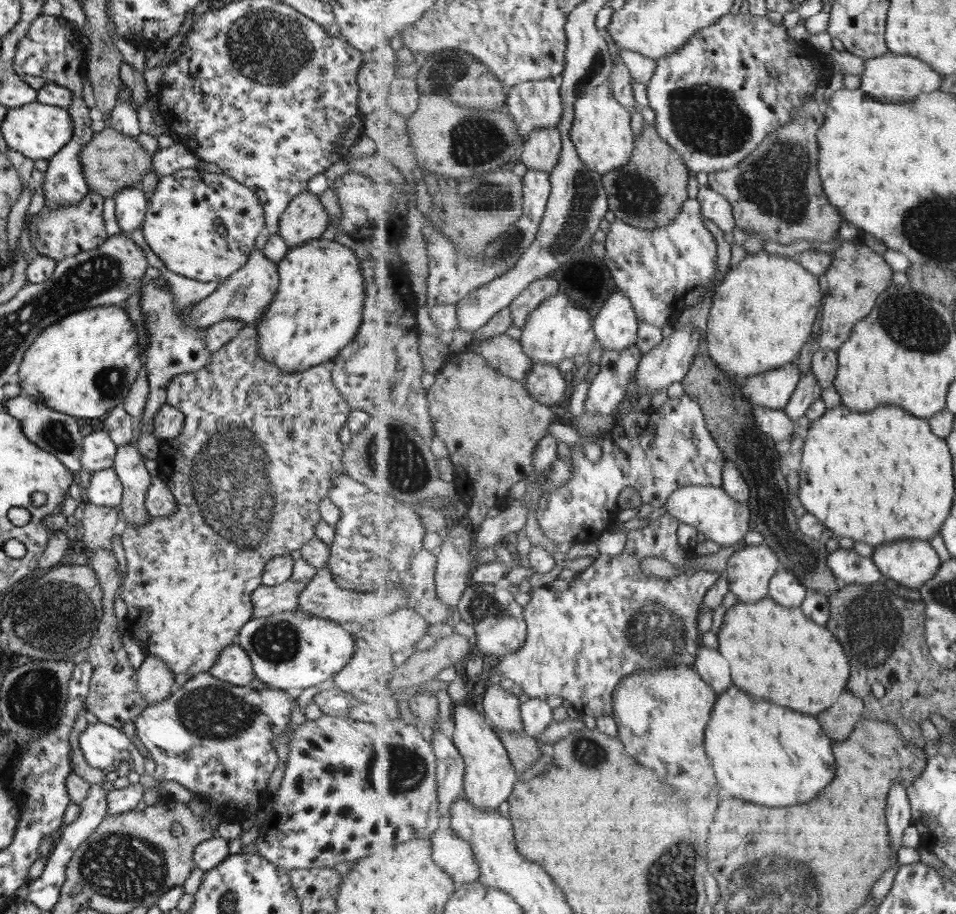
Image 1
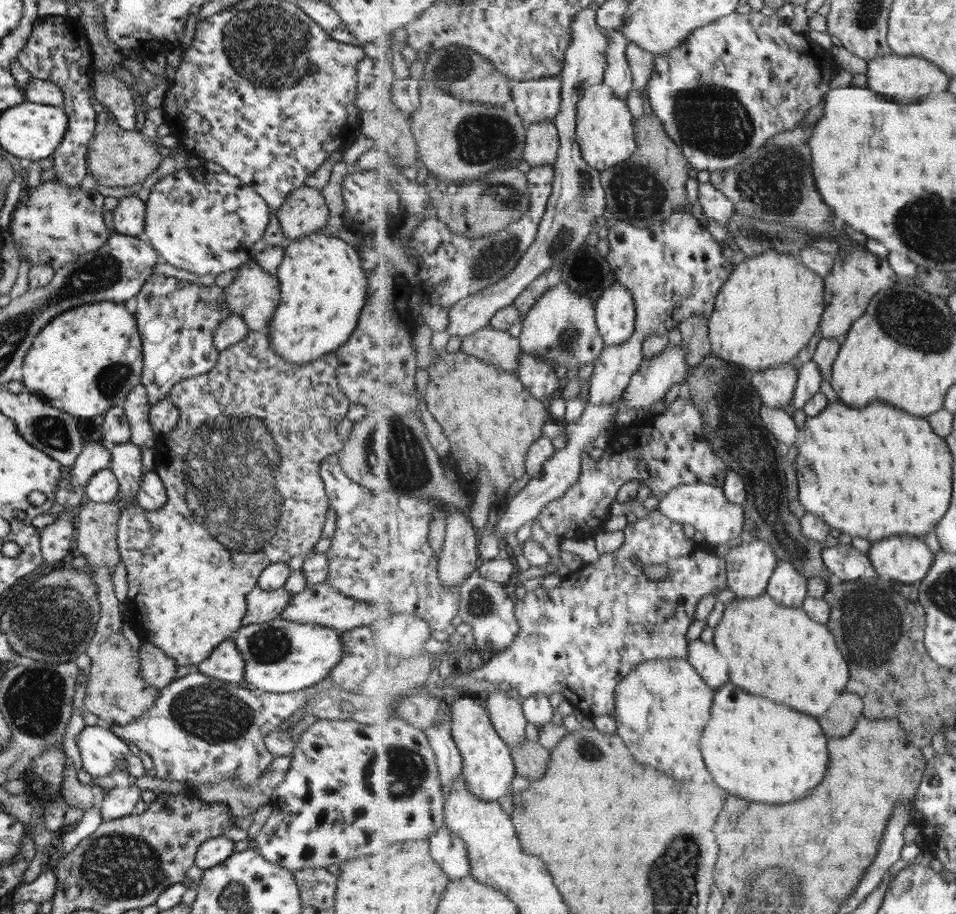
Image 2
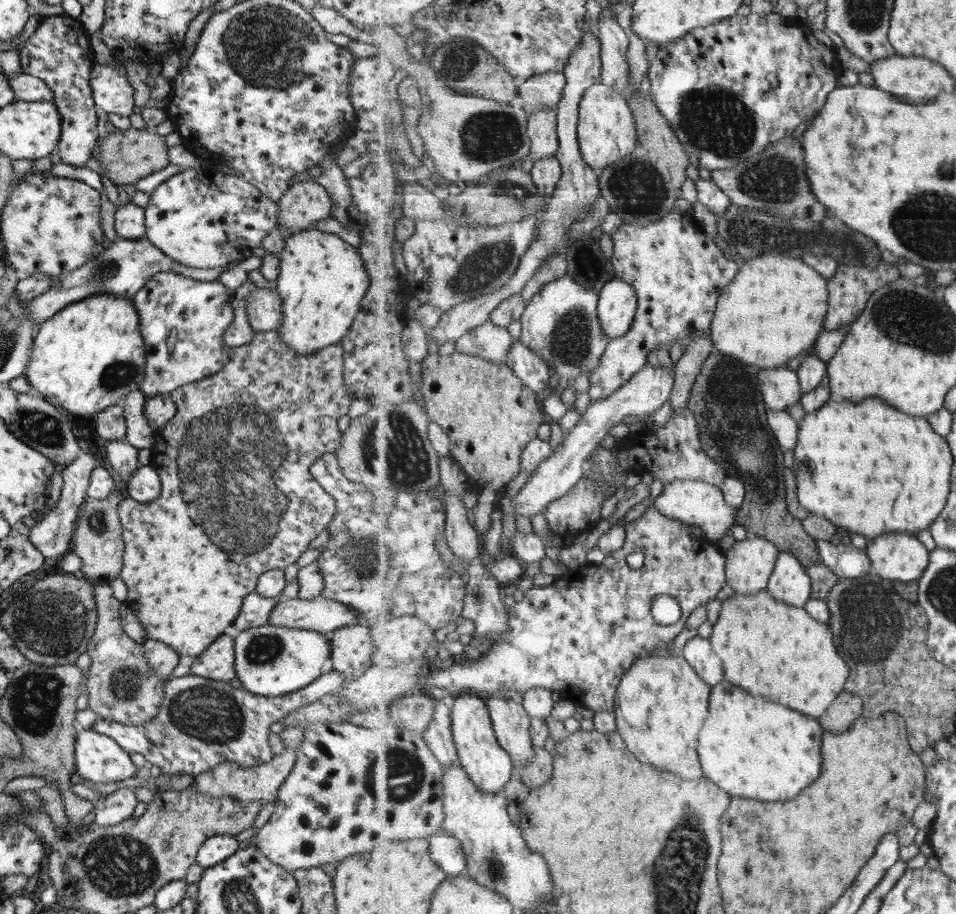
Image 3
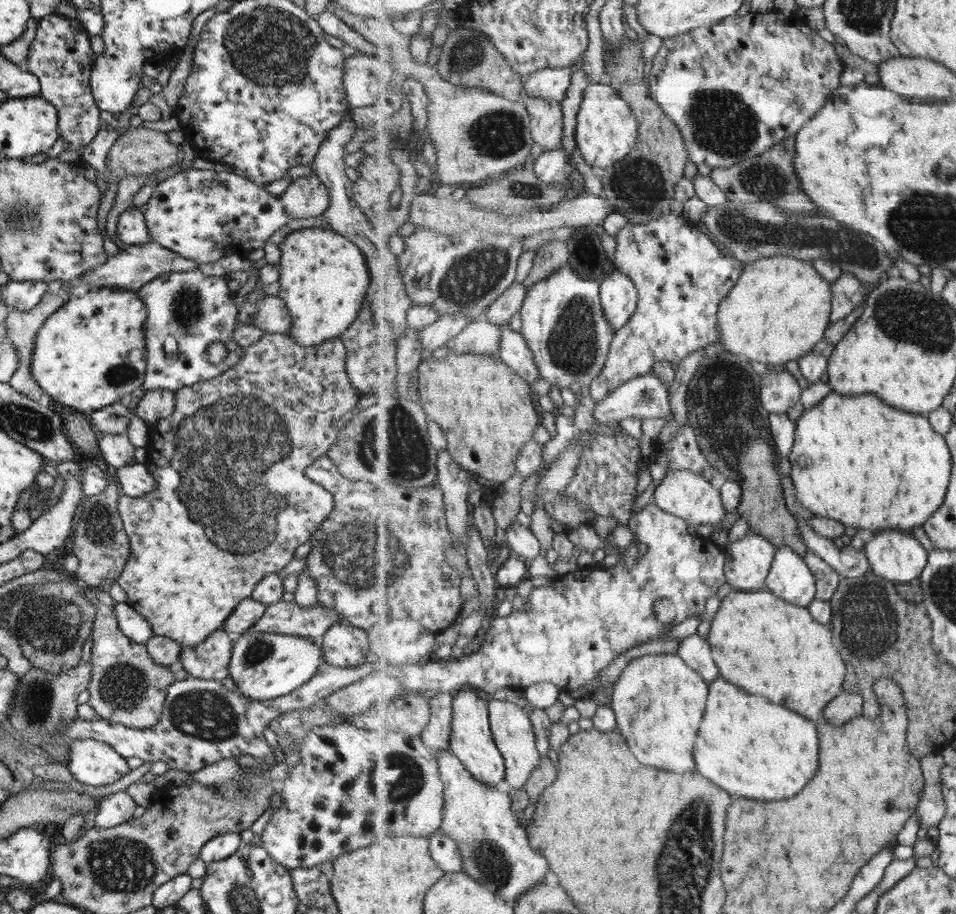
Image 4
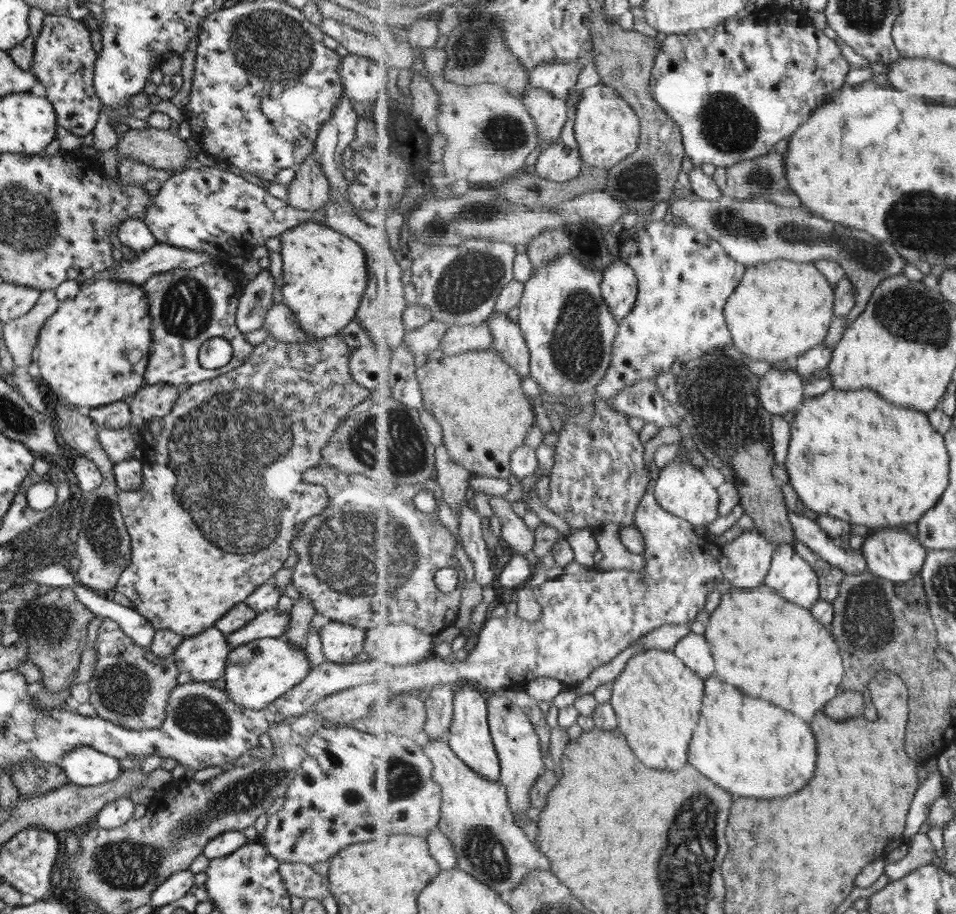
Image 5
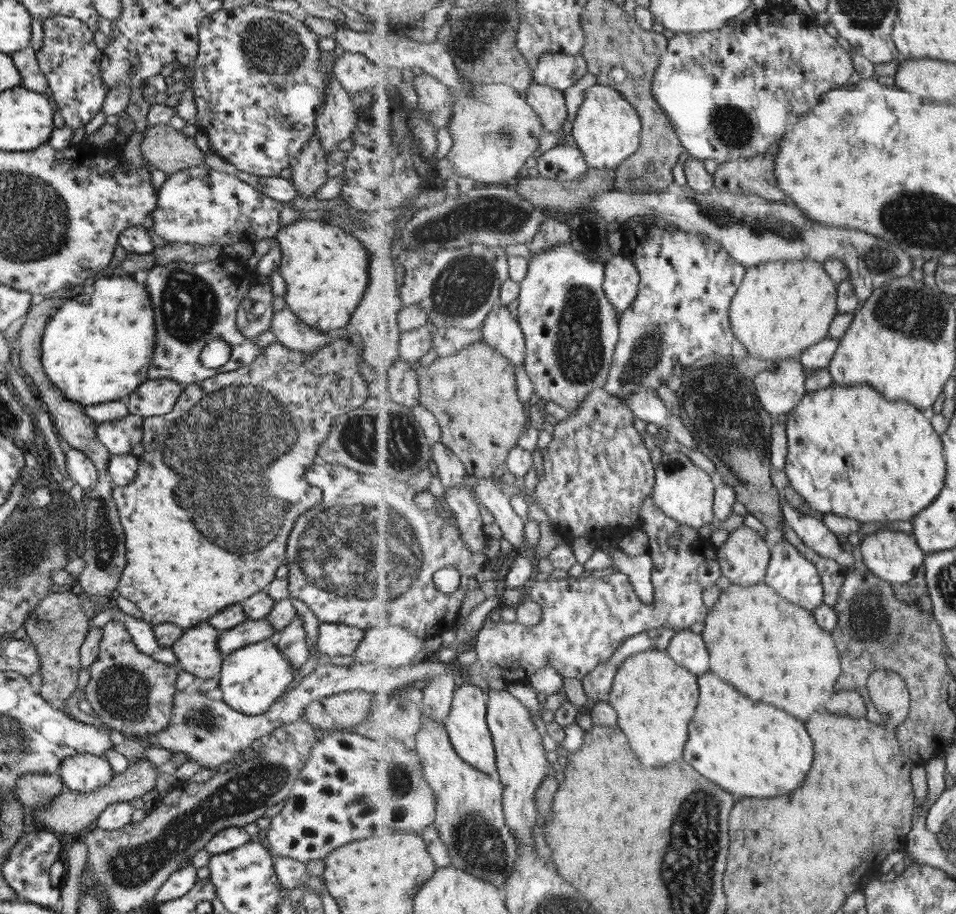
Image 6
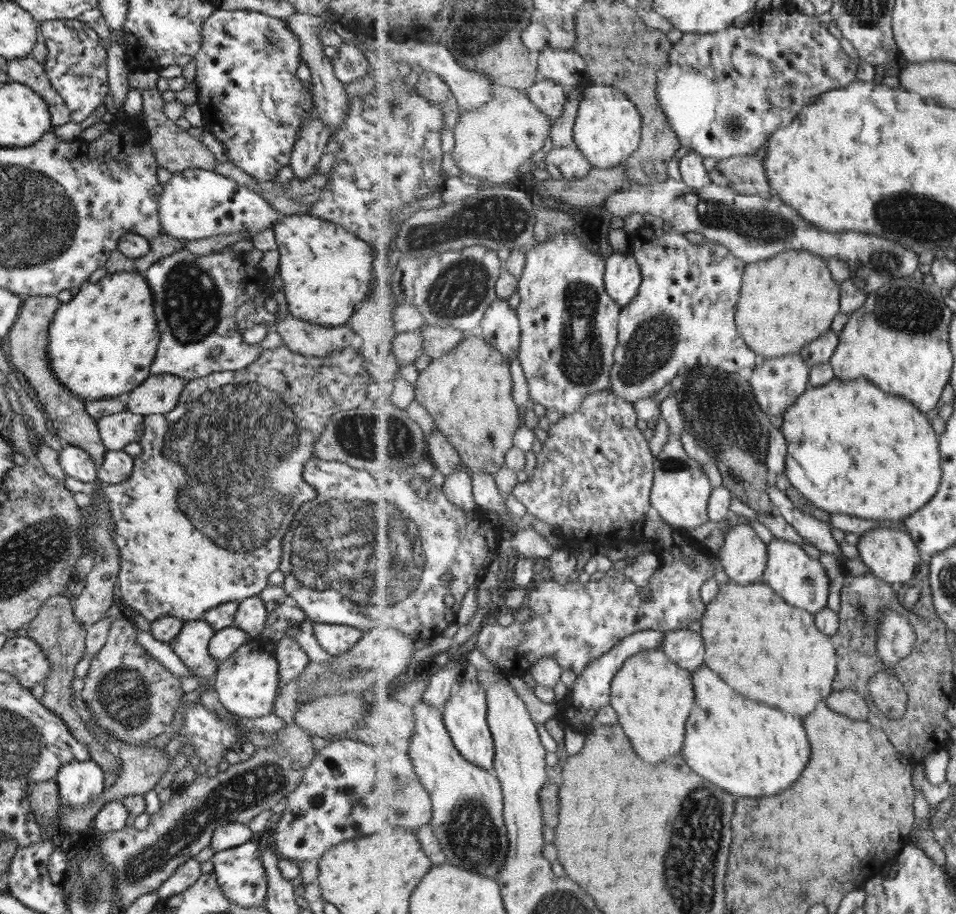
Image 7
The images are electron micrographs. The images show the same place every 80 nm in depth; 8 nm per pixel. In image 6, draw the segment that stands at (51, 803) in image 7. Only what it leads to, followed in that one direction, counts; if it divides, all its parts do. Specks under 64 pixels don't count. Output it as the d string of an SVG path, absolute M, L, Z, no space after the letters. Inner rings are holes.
M28 772L18 776L15 784L17 799L25 810L44 808L52 798L61 793L62 788L61 777L57 772Z

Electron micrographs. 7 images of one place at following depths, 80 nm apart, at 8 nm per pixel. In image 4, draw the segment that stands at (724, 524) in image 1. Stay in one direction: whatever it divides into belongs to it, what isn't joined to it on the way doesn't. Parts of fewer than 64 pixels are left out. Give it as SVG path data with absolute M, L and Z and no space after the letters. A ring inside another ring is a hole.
M676 470L666 473L664 479L655 488L654 500L664 512L679 516L695 527L699 524L714 524L714 526L718 524L719 529L720 523L728 513L720 489L713 487L711 481L692 470Z

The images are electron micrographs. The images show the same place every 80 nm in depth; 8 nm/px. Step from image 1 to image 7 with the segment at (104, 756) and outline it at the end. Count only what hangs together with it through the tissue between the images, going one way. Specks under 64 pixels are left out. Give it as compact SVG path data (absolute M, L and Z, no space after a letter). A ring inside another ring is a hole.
M89 758L62 764L53 778L57 784L58 802L70 808L85 808L89 801L101 795L103 773L101 767Z

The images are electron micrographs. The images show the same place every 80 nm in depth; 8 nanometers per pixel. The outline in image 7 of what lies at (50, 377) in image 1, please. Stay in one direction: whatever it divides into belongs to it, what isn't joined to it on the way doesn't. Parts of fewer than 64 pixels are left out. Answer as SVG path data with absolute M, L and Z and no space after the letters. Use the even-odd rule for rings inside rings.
M135 270L109 273L95 283L86 282L68 302L60 303L46 336L49 368L72 395L83 401L115 399L133 390L149 375L158 345L158 328L153 314L153 297L146 280Z

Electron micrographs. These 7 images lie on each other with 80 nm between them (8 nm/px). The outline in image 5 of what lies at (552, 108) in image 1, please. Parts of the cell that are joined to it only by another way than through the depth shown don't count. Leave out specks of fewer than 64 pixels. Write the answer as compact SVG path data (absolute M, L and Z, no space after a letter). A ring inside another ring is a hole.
M586 60L554 62L553 64L540 64L530 72L530 86L541 88L551 96L569 101L569 94L578 84L581 72L585 69Z

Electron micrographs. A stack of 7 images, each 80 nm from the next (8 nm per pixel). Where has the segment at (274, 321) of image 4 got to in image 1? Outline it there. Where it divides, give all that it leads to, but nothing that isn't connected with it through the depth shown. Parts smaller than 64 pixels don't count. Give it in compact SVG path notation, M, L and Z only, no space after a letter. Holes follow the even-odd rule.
M254 247L245 264L223 280L213 292L195 303L191 311L184 317L196 329L207 328L214 322L231 318L238 318L245 325L253 326L269 307L277 287L276 263L267 260L263 253Z

